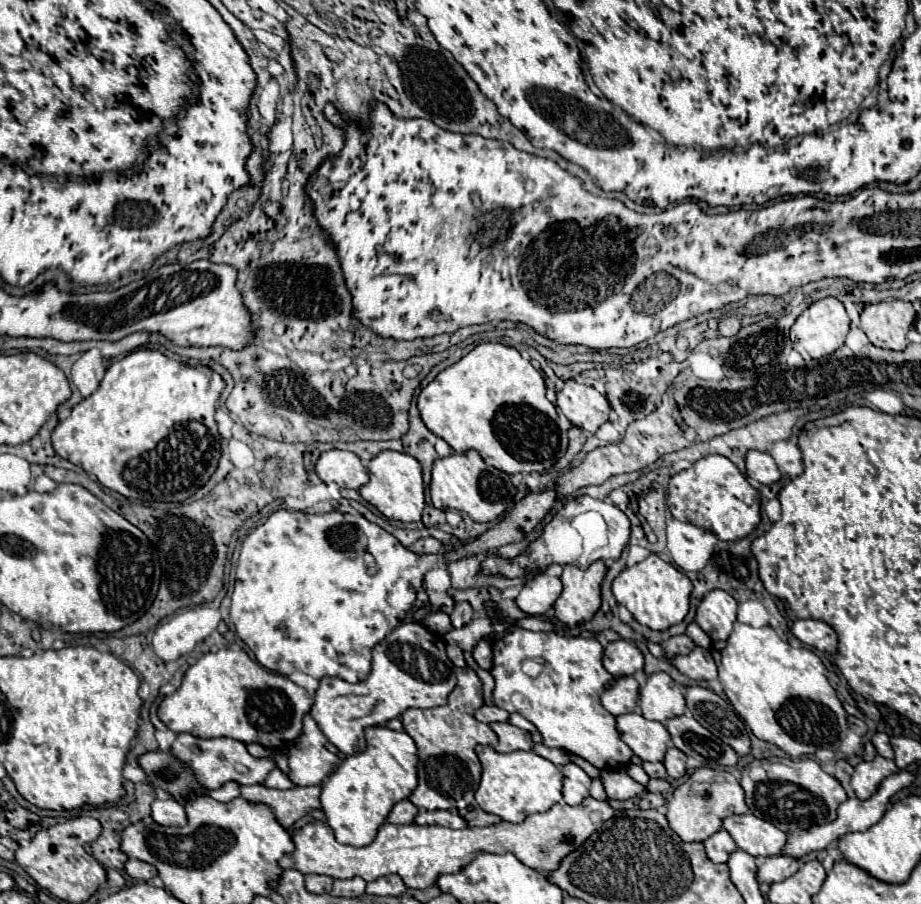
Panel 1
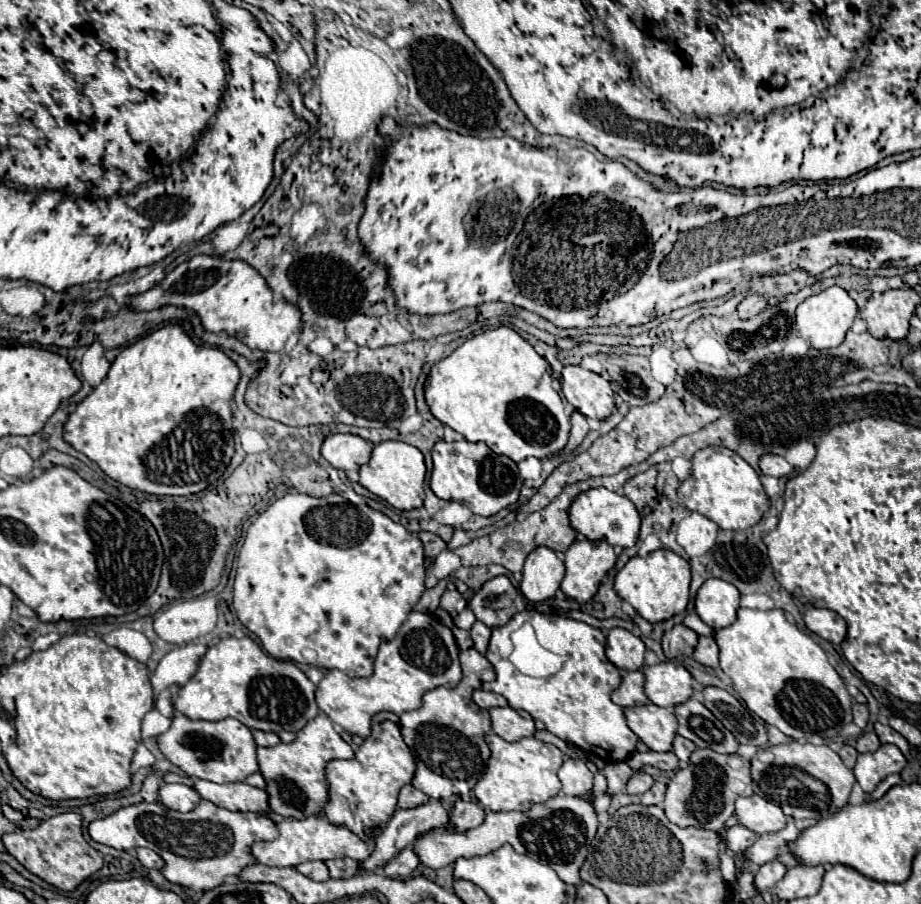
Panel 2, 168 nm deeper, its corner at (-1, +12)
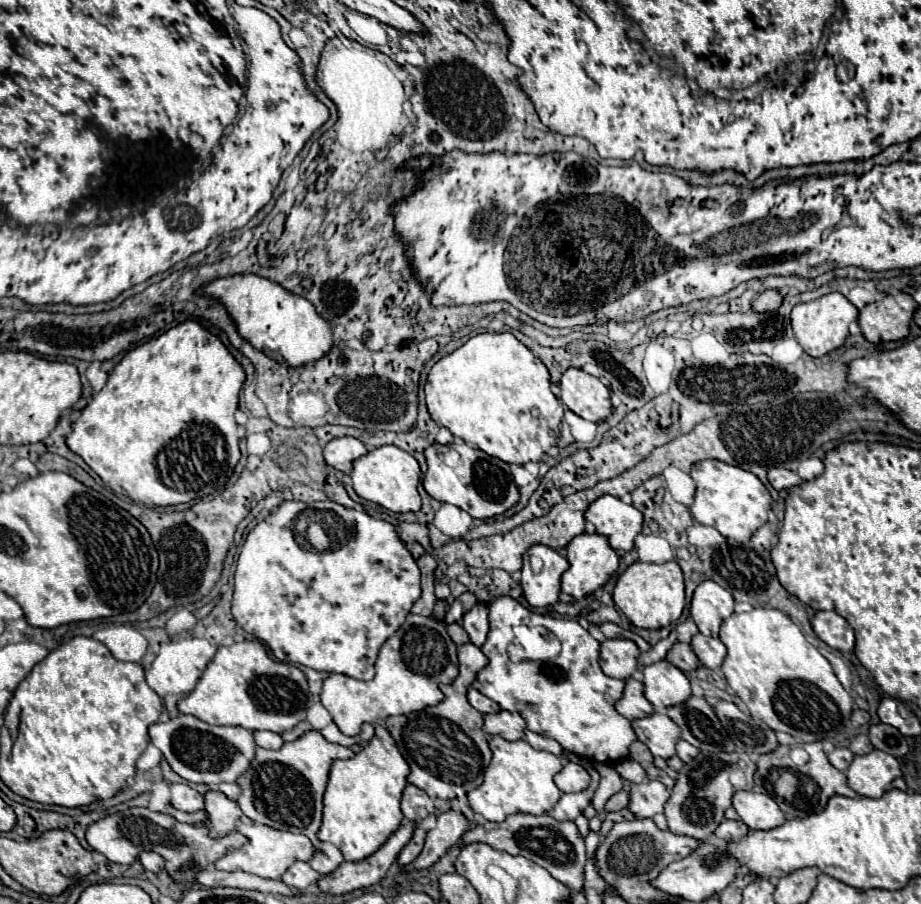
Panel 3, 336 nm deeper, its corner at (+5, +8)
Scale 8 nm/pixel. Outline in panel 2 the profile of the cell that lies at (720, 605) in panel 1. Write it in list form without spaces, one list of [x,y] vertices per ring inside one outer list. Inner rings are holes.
[[[707,579],[695,597],[695,609],[699,617],[715,631],[735,623],[737,607],[739,591],[735,591],[735,585],[723,579]]]

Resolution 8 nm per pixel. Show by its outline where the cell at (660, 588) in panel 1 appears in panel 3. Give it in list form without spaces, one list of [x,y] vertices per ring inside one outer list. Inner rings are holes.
[[[635,561],[617,579],[613,601],[635,627],[641,627],[641,629],[669,627],[681,617],[685,607],[685,587],[683,587],[681,567],[677,565],[677,561],[667,561],[661,565]]]

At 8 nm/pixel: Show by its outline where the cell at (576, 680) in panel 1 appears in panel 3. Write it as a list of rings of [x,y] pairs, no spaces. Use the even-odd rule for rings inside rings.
[[[499,597],[489,605],[489,621],[491,621],[491,631],[481,647],[481,651],[487,655],[489,663],[483,667],[475,681],[473,687],[499,703],[501,709],[505,711],[517,711],[525,721],[527,729],[533,733],[539,733],[543,737],[555,739],[565,751],[575,753],[581,759],[593,761],[593,763],[619,763],[629,757],[629,745],[637,739],[635,731],[631,727],[631,721],[625,719],[615,711],[615,703],[621,699],[625,681],[607,677],[601,667],[599,667],[599,641],[595,641],[587,629],[583,629],[577,621],[571,619],[555,619],[551,615],[539,615],[523,607],[517,599],[513,597]],[[517,623],[541,623],[551,631],[561,641],[561,655],[557,659],[551,659],[549,663],[509,663],[507,655],[507,645],[509,645],[509,631],[513,631],[513,625]]]

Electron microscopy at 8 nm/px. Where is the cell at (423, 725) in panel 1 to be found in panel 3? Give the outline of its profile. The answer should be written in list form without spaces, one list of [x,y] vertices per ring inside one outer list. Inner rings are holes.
[[[471,641],[465,643],[465,645],[461,645],[459,647],[459,675],[457,675],[457,679],[453,679],[451,685],[443,685],[441,687],[441,691],[445,693],[447,699],[443,699],[435,707],[427,707],[427,709],[409,713],[409,715],[399,715],[399,717],[387,717],[385,719],[387,731],[391,733],[391,737],[395,739],[401,755],[405,757],[405,761],[411,767],[411,773],[407,777],[409,783],[421,787],[433,799],[435,797],[451,799],[451,797],[455,797],[457,789],[459,789],[459,793],[465,795],[467,791],[477,789],[483,783],[483,773],[485,773],[485,769],[487,769],[487,765],[491,761],[491,749],[487,745],[485,733],[481,731],[481,727],[483,727],[483,715],[469,705],[469,701],[467,701],[467,689],[473,683],[475,675],[485,667],[485,663],[487,663],[487,659],[485,659],[485,655],[483,655],[483,651],[479,647],[475,647]]]

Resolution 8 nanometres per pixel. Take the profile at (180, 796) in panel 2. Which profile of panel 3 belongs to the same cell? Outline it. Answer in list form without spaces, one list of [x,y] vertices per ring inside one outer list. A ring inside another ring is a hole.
[[[173,783],[171,785],[171,805],[179,811],[201,811],[205,807],[205,799],[199,791],[191,789],[189,785],[181,785],[181,783]]]

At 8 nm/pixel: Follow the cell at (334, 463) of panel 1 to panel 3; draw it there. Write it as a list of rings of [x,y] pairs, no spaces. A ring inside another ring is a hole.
[[[339,437],[339,439],[331,439],[325,447],[323,447],[323,455],[325,461],[335,467],[337,471],[343,473],[351,473],[353,461],[357,461],[359,457],[363,457],[367,453],[367,447],[355,439],[355,437]]]

